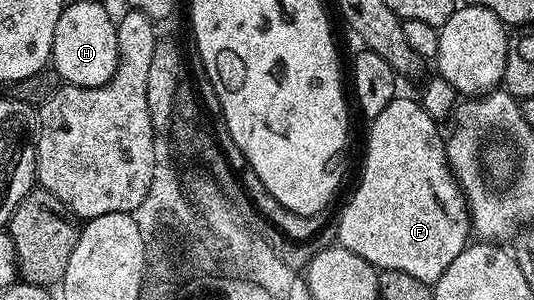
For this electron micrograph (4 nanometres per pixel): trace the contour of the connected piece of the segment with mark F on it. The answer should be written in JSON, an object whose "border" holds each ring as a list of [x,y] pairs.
{"border":[[[403,95],[393,97],[380,114],[371,118],[369,125],[372,126],[368,129],[364,174],[348,206],[340,213],[340,222],[336,225],[338,243],[354,251],[354,255],[362,255],[362,259],[378,271],[406,271],[406,275],[414,275],[414,279],[434,283],[470,241],[468,205],[452,178],[441,126],[420,106],[419,100],[412,98],[411,101]]]}

